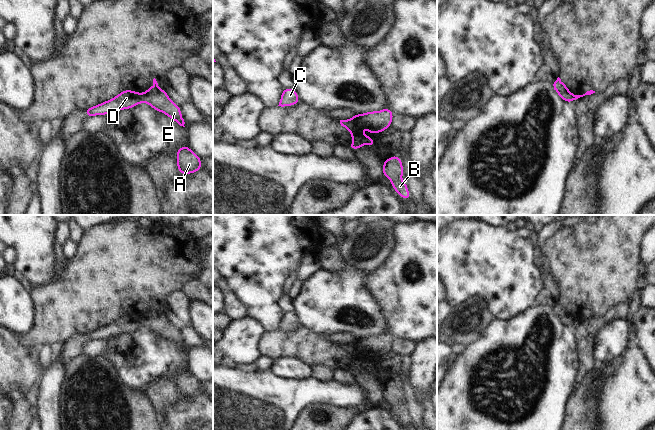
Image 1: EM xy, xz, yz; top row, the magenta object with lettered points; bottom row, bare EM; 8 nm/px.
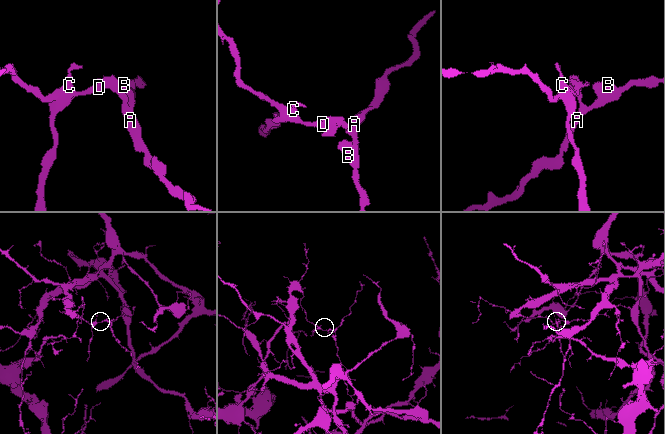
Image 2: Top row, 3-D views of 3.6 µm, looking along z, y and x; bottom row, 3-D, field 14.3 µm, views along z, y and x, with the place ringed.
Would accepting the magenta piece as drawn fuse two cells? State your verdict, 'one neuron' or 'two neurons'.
two neurons

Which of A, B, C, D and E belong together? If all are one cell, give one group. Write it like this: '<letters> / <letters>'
A B E / C D

